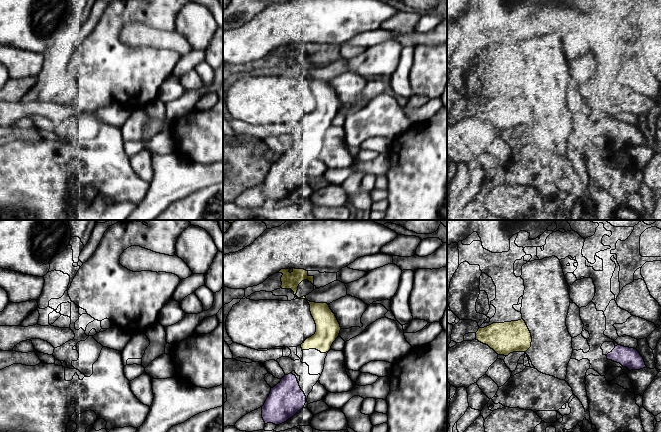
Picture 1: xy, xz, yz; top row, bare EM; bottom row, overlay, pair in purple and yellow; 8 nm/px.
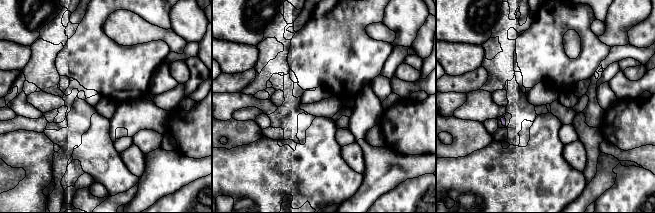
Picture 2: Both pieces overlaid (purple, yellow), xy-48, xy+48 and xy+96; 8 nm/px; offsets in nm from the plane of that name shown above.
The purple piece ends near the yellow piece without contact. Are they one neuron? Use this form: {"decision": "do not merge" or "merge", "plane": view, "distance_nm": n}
{"decision": "merge", "plane": "xz", "distance_nm": 220}

